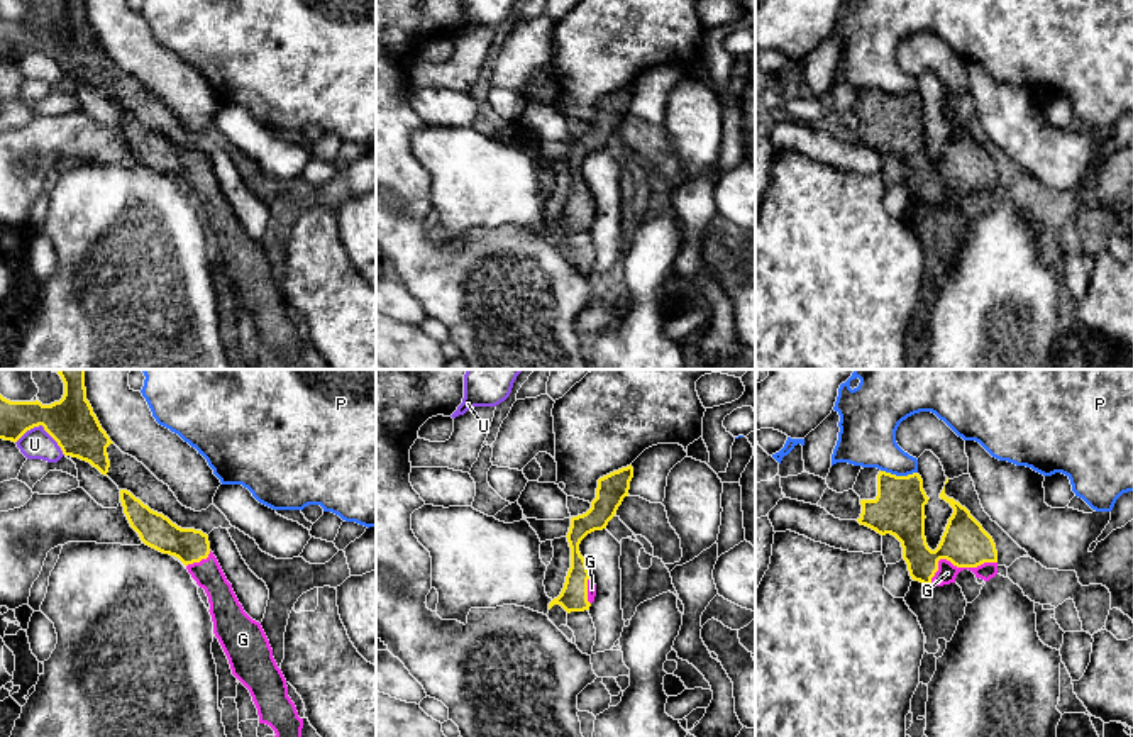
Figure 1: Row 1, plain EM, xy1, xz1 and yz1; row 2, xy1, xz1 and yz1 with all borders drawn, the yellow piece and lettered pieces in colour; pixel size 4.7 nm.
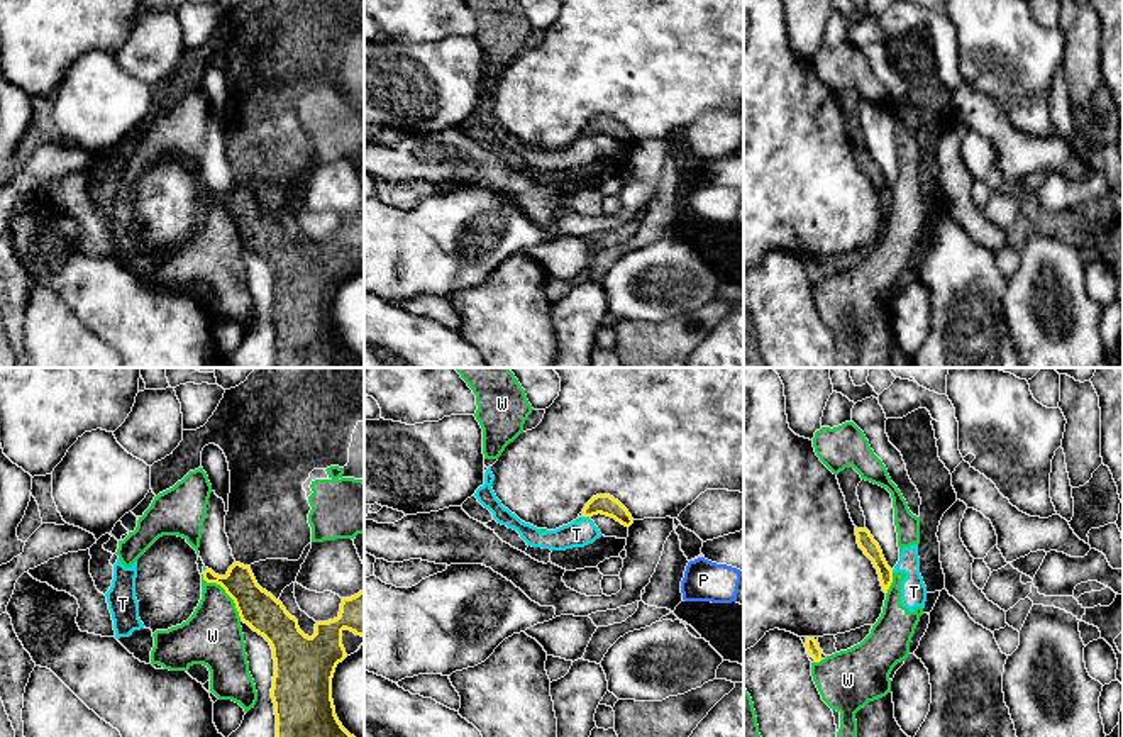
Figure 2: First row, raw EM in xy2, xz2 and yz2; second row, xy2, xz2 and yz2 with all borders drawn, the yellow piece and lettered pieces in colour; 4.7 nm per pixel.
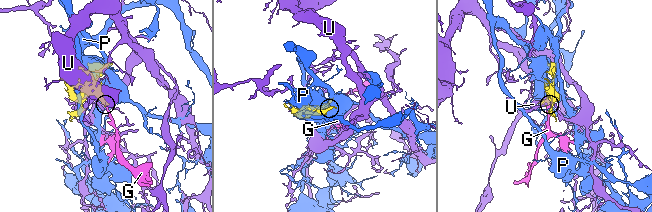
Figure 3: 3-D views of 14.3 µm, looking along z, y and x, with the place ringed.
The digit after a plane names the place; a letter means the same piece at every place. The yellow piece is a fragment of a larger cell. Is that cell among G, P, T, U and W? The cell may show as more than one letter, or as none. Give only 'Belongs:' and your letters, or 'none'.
Belongs: G

